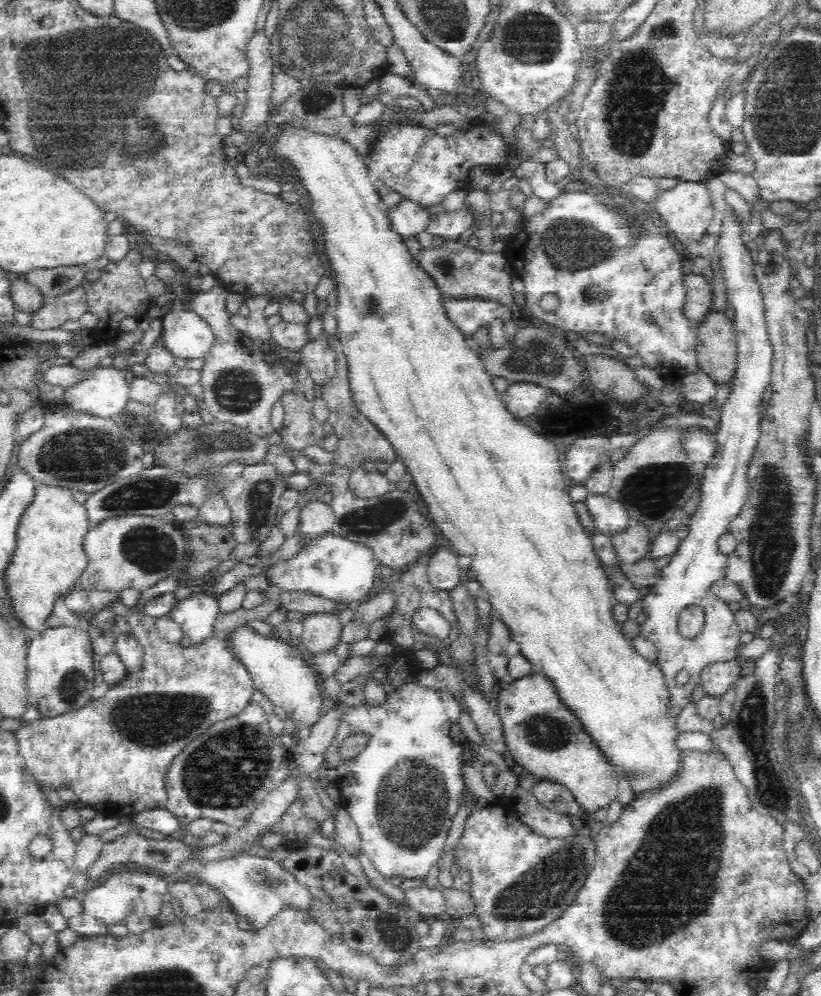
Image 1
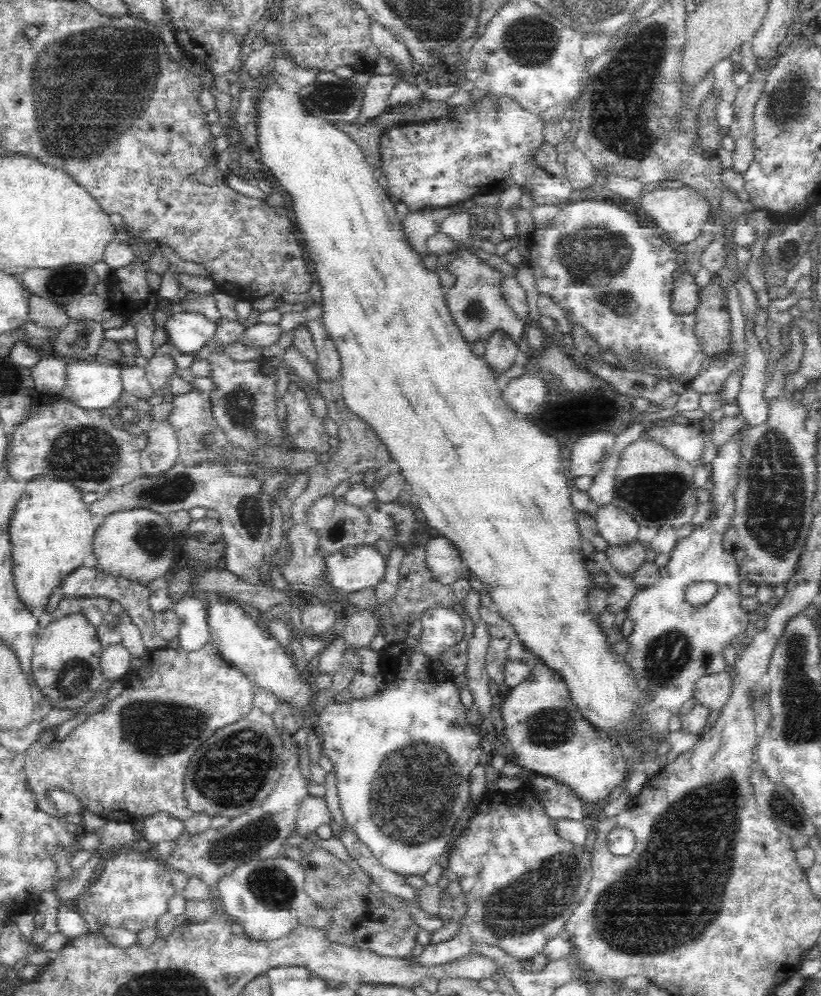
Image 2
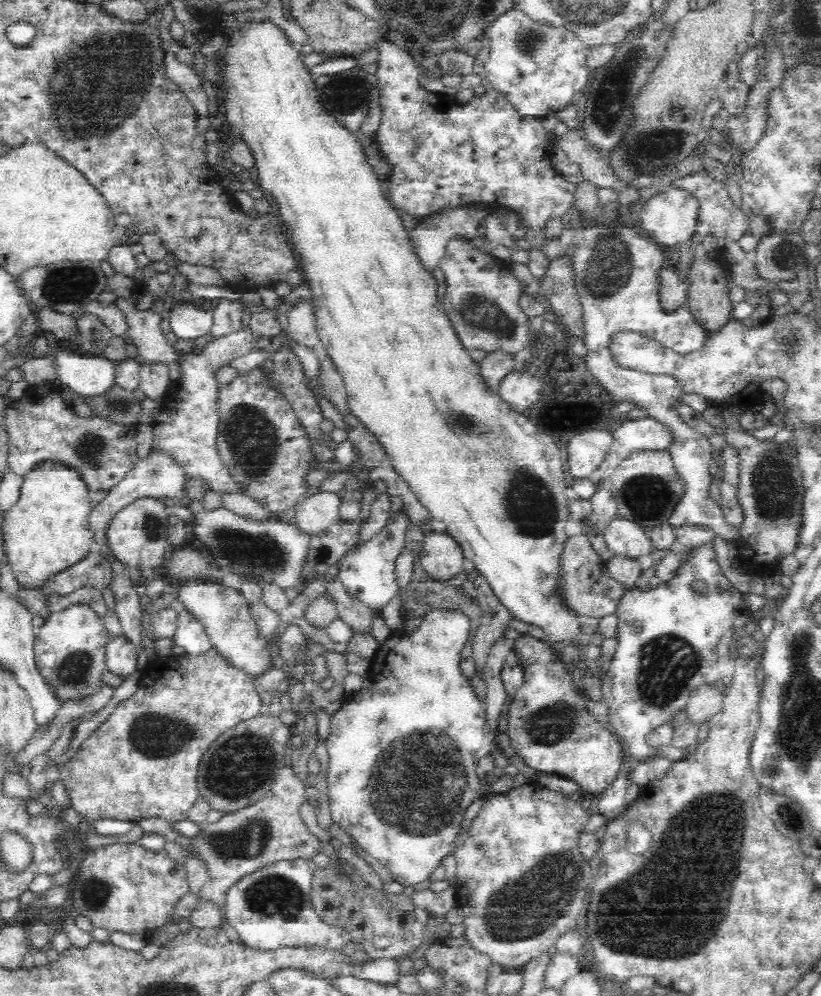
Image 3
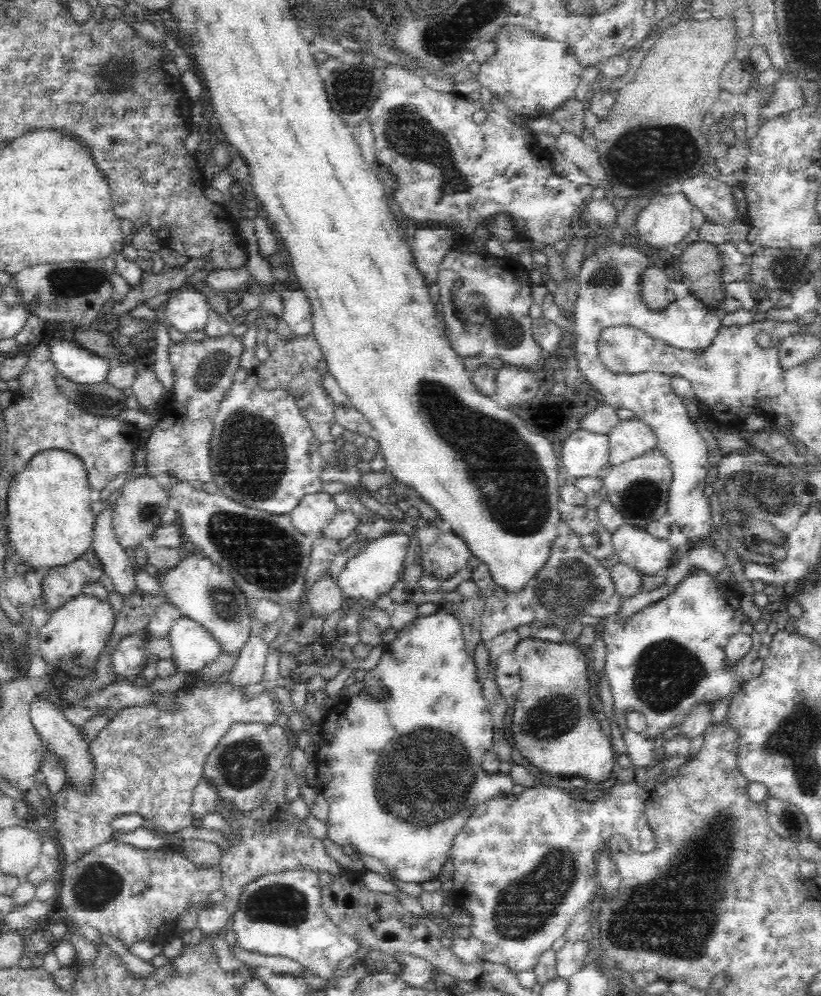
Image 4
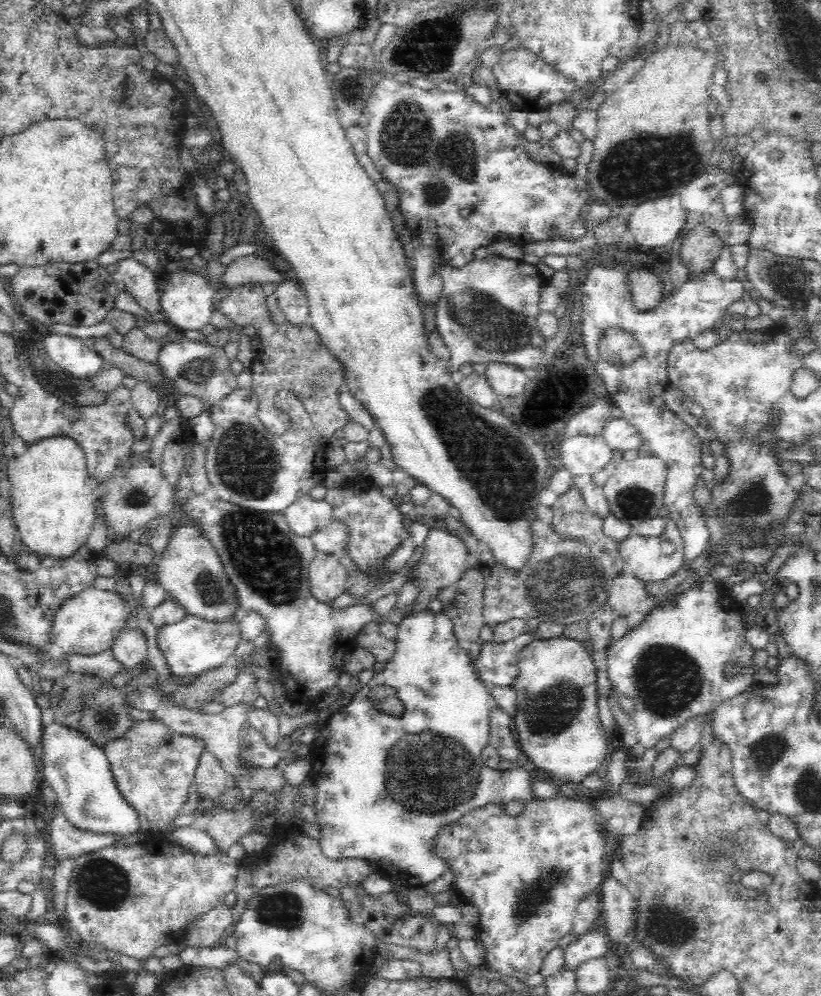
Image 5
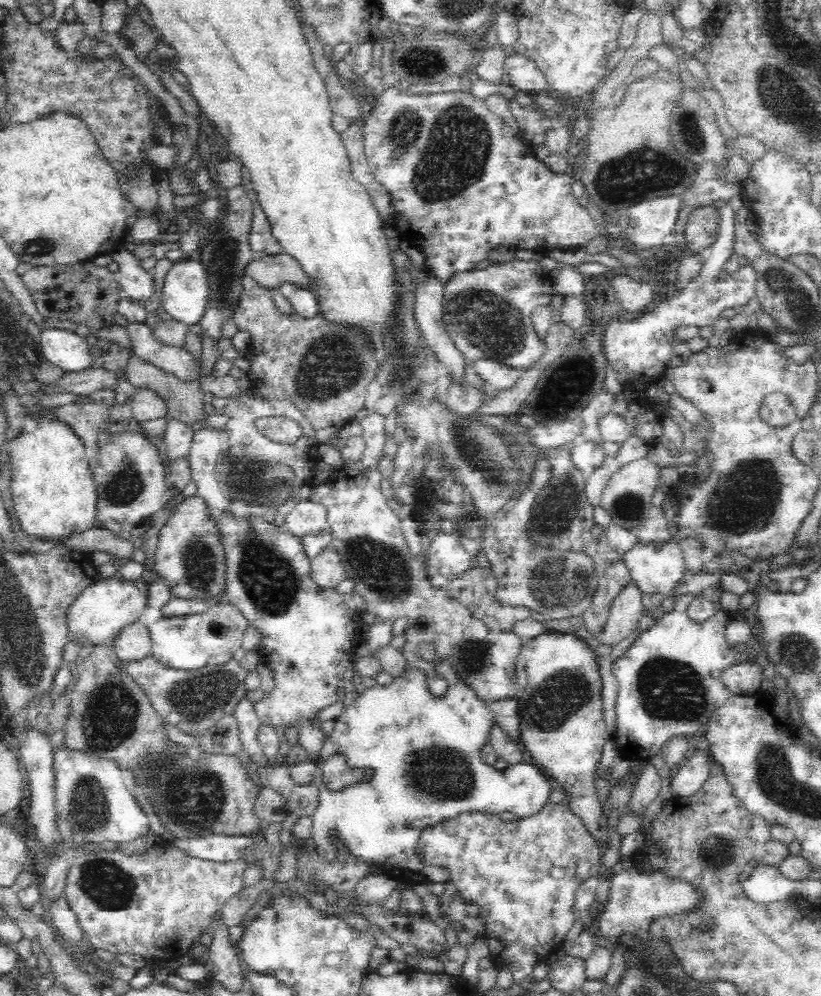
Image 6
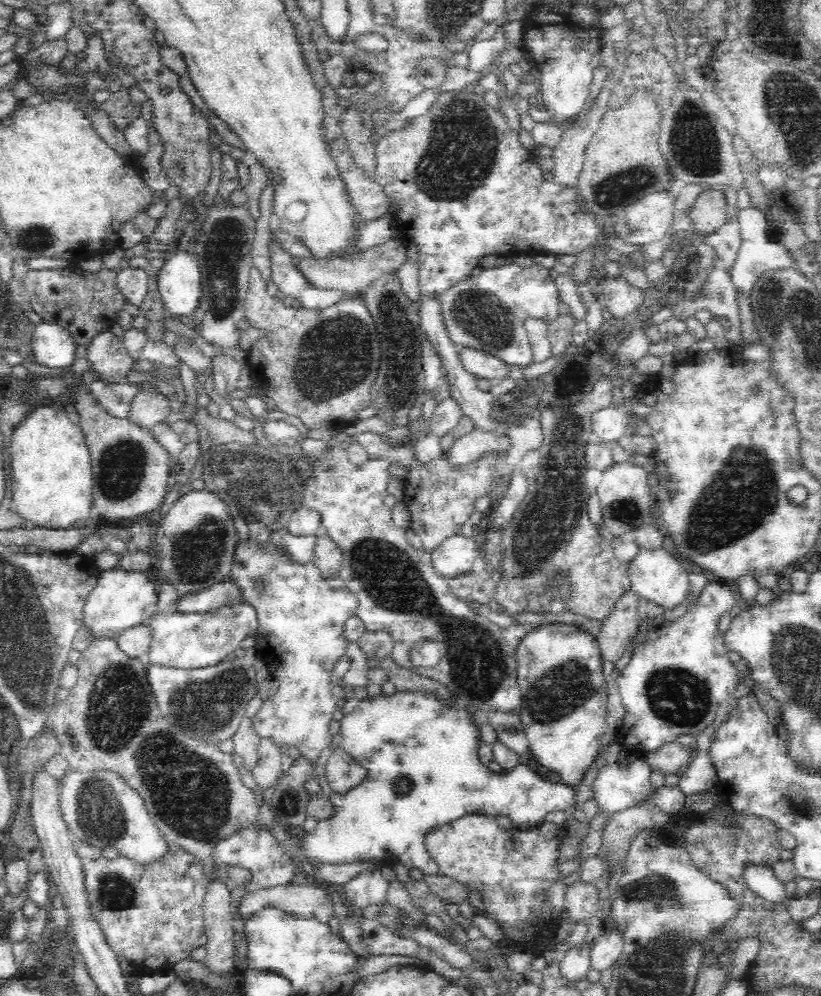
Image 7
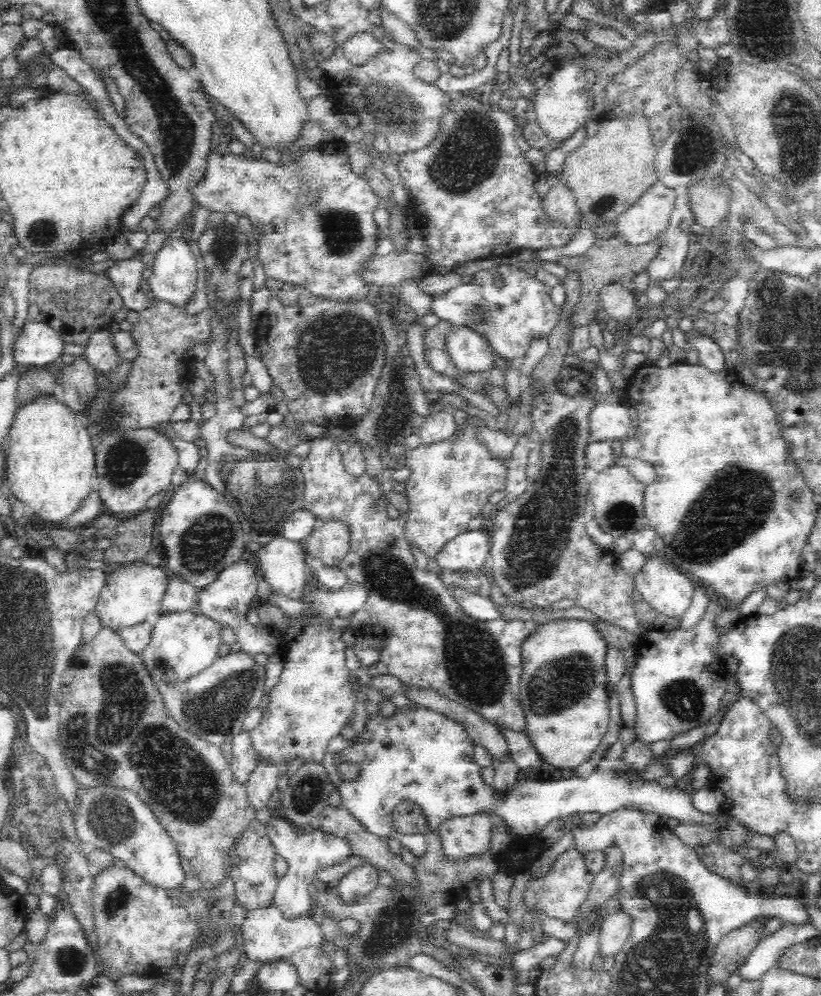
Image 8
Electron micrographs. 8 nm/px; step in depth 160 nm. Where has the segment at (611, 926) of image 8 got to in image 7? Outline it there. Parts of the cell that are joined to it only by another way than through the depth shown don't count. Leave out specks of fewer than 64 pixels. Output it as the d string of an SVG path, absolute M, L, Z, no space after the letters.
M607 926L604 932L591 948L590 966L592 970L604 972L612 969L617 958L623 951L622 935L611 926Z

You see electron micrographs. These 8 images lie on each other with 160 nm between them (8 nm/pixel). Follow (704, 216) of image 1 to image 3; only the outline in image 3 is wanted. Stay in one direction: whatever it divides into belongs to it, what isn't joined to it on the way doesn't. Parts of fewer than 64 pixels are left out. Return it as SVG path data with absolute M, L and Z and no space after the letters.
M665 186L643 204L641 230L664 246L674 246L678 242L686 243L696 234L696 225L699 223L698 208L698 199L692 193Z

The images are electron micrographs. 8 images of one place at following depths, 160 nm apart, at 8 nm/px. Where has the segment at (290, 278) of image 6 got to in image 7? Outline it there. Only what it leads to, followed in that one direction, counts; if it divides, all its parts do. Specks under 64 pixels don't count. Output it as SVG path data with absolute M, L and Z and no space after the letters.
M394 232L388 242L382 242L366 251L356 254L352 258L334 258L330 261L316 261L308 258L293 258L294 266L304 275L304 278L318 290L340 290L346 293L364 292L371 282L379 276L396 271L405 259L404 244L400 242L401 235Z

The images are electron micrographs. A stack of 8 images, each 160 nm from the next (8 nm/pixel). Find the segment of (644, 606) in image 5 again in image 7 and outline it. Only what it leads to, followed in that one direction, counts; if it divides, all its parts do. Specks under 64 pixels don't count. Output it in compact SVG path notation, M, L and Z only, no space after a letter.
M630 589L622 596L612 612L602 621L600 636L597 637L602 658L615 664L622 656L629 641L639 627L638 602L640 598Z

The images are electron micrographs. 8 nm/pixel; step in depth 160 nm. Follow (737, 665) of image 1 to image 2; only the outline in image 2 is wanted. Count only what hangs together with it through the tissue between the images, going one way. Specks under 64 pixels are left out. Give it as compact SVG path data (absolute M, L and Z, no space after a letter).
M731 669L700 678L696 683L694 698L696 704L702 704L712 716L718 718L722 708L732 695L733 675Z

